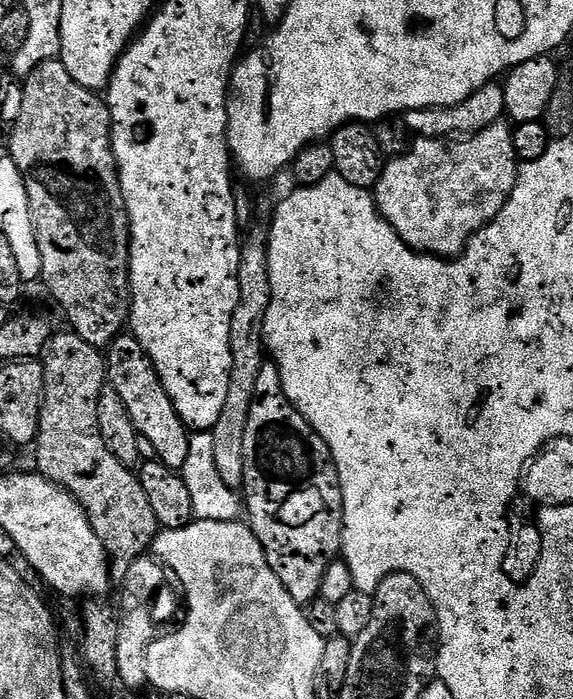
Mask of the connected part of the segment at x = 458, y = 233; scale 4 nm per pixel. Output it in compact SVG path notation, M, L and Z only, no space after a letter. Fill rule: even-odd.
M497 122L491 128L463 138L416 138L409 143L407 152L391 157L385 163L374 189L376 208L382 214L382 218L390 222L398 238L406 242L406 246L424 253L425 256L455 258L463 252L468 239L497 216L510 198L518 175L512 132L507 126L509 127L507 123Z

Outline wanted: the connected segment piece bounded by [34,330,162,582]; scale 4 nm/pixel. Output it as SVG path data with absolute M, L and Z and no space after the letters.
M71 330L57 331L52 337L52 341L48 344L48 351L42 357L44 365L44 401L42 402L42 410L40 411L40 425L38 426L38 434L34 451L36 451L35 471L39 475L45 476L50 482L54 482L59 488L65 488L70 495L82 506L84 513L90 518L90 526L94 526L94 534L98 534L98 538L102 542L102 546L106 550L110 561L110 576L113 581L120 582L134 561L143 557L145 553L151 549L152 543L156 541L156 537L160 535L162 529L158 518L154 518L154 510L150 507L150 502L146 498L146 494L140 485L139 475L129 465L118 462L118 458L114 458L114 454L110 454L110 450L106 450L106 442L102 442L102 430L98 430L98 402L100 396L104 393L106 387L106 356L101 349L90 346L90 342L82 342L82 338L78 338L78 334Z

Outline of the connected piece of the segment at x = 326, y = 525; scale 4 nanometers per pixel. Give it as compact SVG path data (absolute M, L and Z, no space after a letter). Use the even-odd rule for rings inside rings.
M261 382L256 388L259 400L252 406L246 430L246 470L242 500L246 505L247 523L264 547L270 570L278 574L278 582L286 586L290 598L294 598L296 604L307 606L319 597L326 570L342 552L342 486L338 482L338 470L330 454L330 446L322 442L322 438L313 430L310 422L302 418L302 414L297 412L296 407L283 394L264 396L267 392L267 383Z

